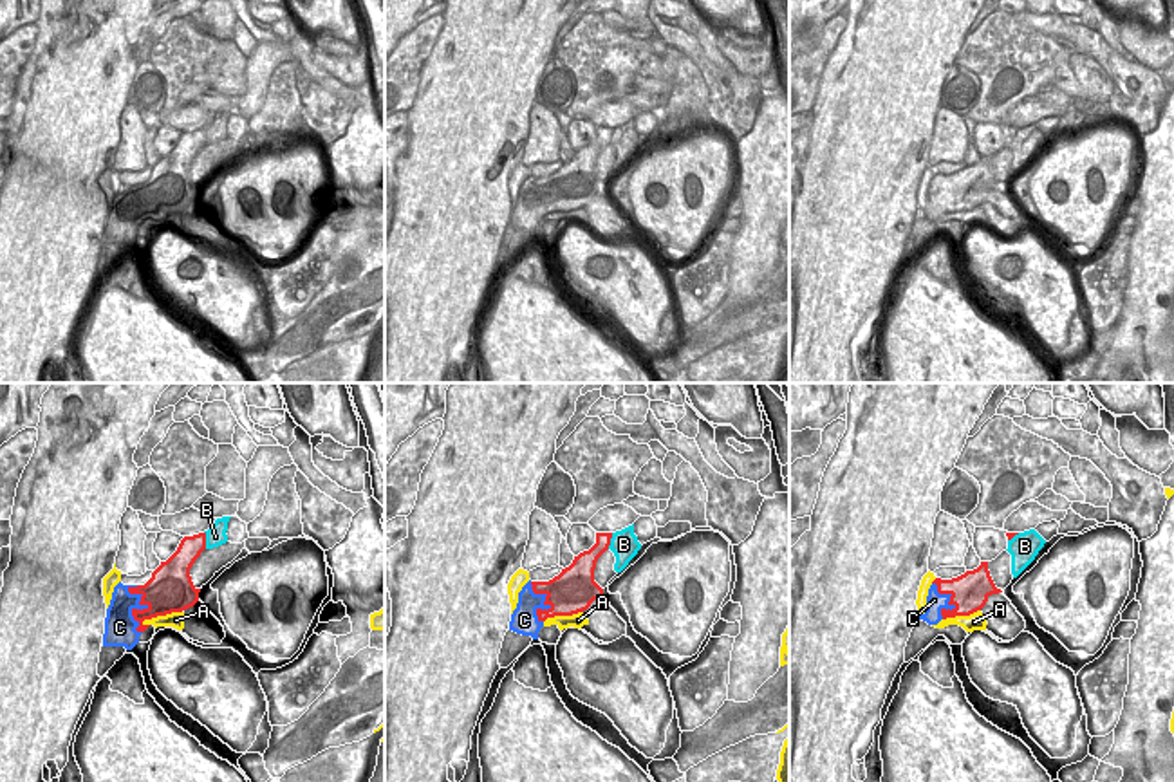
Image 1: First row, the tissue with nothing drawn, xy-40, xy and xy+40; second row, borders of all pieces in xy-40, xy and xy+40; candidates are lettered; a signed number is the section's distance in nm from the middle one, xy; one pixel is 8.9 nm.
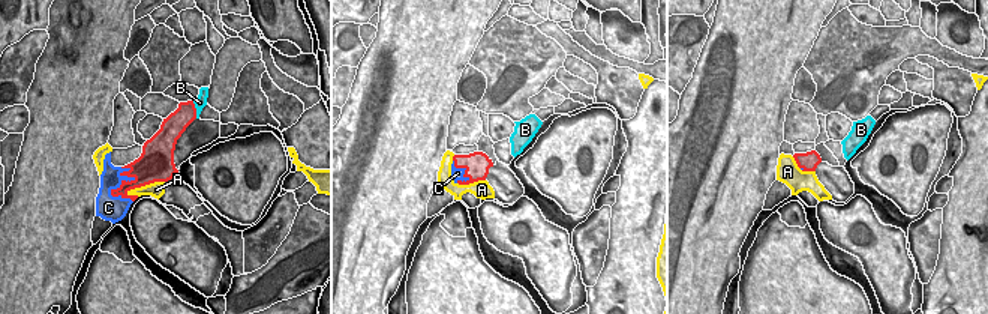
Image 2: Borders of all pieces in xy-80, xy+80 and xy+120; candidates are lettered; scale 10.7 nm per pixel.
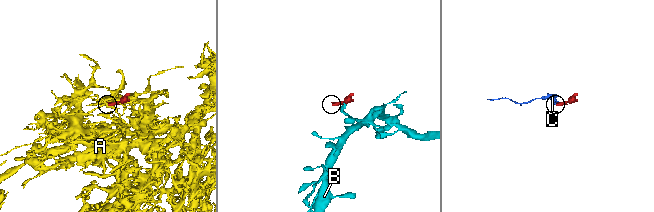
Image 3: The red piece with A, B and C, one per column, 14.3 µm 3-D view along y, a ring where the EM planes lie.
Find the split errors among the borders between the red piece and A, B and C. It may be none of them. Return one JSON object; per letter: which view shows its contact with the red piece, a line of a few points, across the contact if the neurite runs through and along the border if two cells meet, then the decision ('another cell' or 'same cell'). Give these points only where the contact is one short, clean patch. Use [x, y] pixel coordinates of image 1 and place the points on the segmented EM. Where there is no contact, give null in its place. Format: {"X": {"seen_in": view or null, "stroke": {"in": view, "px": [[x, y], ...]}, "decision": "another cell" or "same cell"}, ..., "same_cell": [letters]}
{"A": {"seen_in": "xy-40", "decision": "another cell"}, "B": {"seen_in": "xy-40", "decision": "another cell"}, "C": {"seen_in": "xy-40", "decision": "another cell"}, "same_cell": []}

